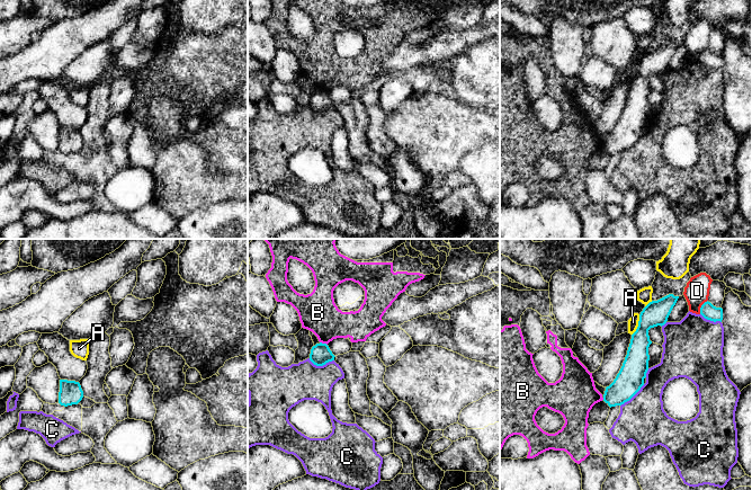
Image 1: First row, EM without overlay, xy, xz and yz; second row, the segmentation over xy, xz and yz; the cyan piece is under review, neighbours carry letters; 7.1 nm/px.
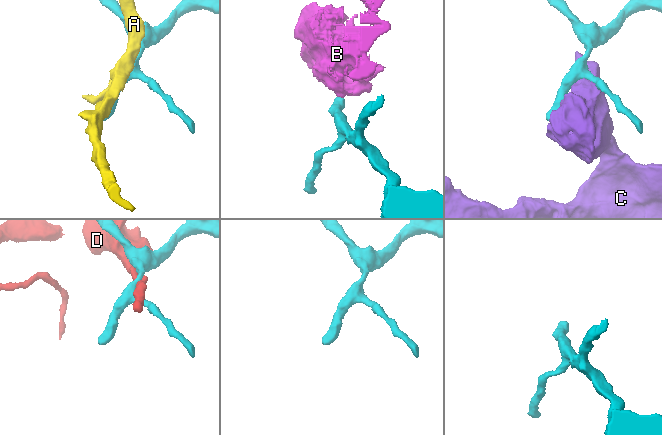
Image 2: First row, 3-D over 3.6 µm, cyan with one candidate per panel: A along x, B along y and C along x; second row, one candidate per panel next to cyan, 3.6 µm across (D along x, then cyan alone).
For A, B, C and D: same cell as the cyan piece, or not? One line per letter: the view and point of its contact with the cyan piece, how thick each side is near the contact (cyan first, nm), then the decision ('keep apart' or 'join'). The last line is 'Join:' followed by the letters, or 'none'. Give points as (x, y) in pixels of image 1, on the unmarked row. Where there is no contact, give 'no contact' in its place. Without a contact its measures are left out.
A: meets cyan in yz at (638, 72); 180 nm thick on the cyan side, 80 nm on the other; keep apart
B: meets cyan in xz at (323, 91); 150 nm thick on the cyan side, 280 nm on the other; keep apart
C: meets cyan in xz at (321, 113); 150 nm thick on the cyan side, 280 nm on the other; keep apart
D: meets cyan in yz at (701, 54); 110 nm thick on the cyan side, 180 nm on the other; keep apart
Join: none

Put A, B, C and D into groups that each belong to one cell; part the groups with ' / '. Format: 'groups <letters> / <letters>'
groups A / B / C / D

